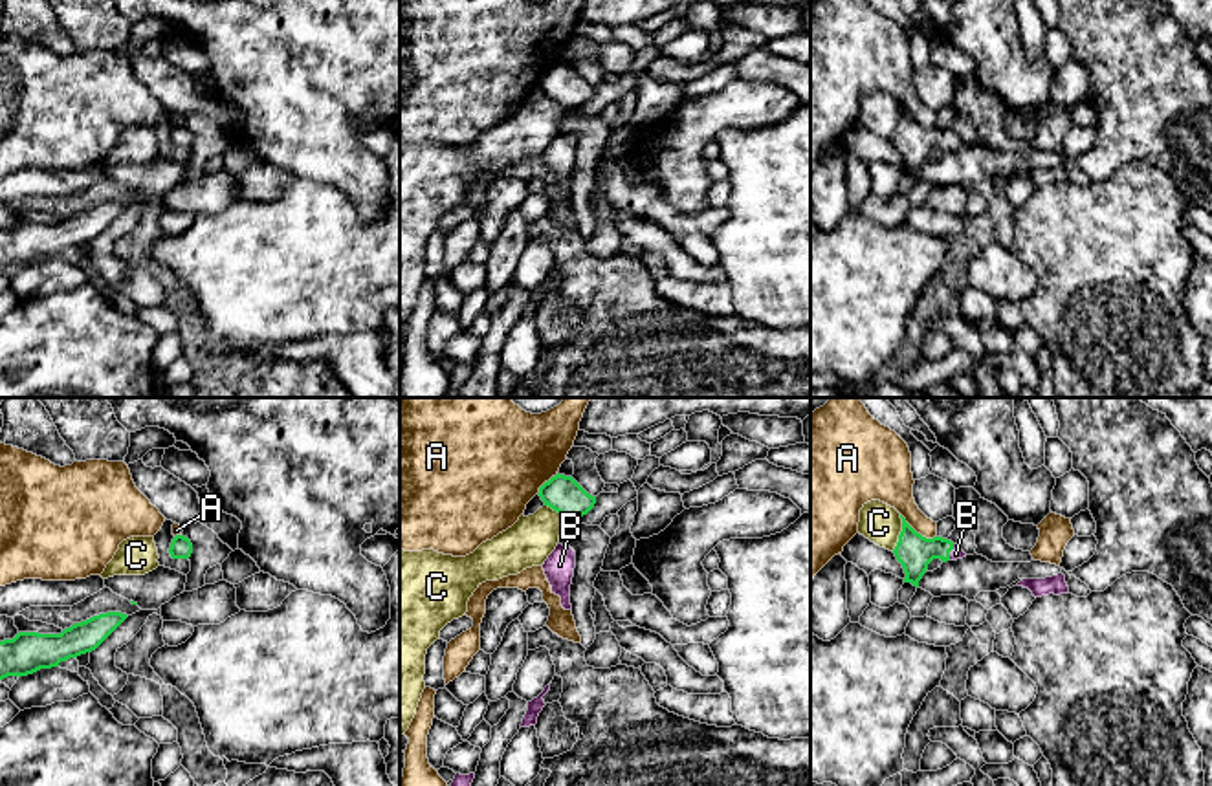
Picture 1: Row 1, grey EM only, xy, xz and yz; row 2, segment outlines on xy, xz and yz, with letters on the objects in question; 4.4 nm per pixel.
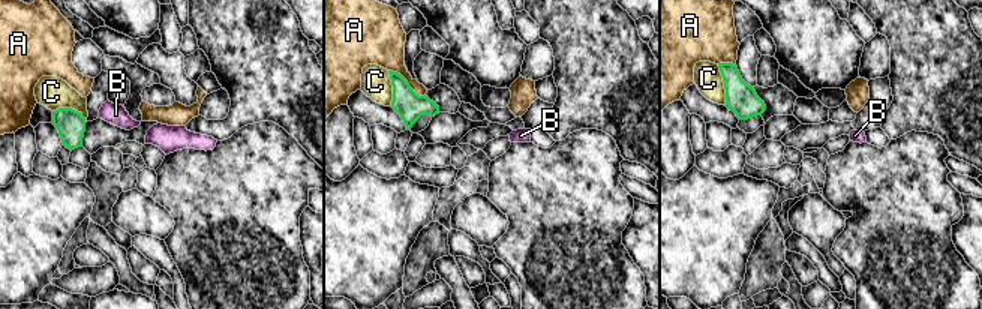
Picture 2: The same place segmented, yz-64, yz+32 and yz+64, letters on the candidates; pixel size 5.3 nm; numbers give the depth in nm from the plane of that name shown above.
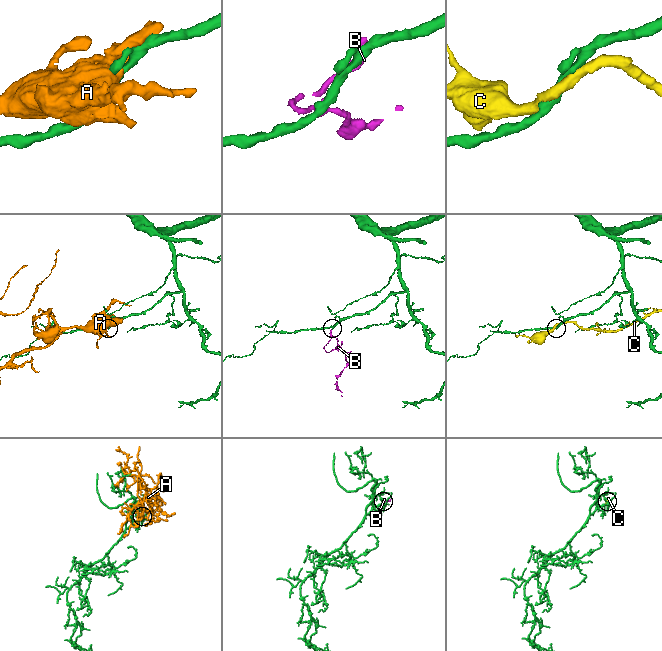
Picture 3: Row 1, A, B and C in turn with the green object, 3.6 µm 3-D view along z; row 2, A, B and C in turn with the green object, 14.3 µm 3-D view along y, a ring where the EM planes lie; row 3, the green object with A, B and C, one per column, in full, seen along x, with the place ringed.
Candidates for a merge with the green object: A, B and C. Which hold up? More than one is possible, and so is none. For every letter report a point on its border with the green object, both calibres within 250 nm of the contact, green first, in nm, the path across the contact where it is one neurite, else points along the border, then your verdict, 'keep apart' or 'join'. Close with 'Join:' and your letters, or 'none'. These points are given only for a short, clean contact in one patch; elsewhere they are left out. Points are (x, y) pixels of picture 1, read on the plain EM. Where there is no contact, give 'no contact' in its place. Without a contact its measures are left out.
A: contact yz (915, 121); calibres 160 and 190 nm; keep apart
B: contact yz (950, 140); calibres 160 and 50 nm; way yz (914, 141), (950, 140), (956, 143); join
C: contact yz (901, 123); calibres 160 and 170 nm; keep apart
Join: B

